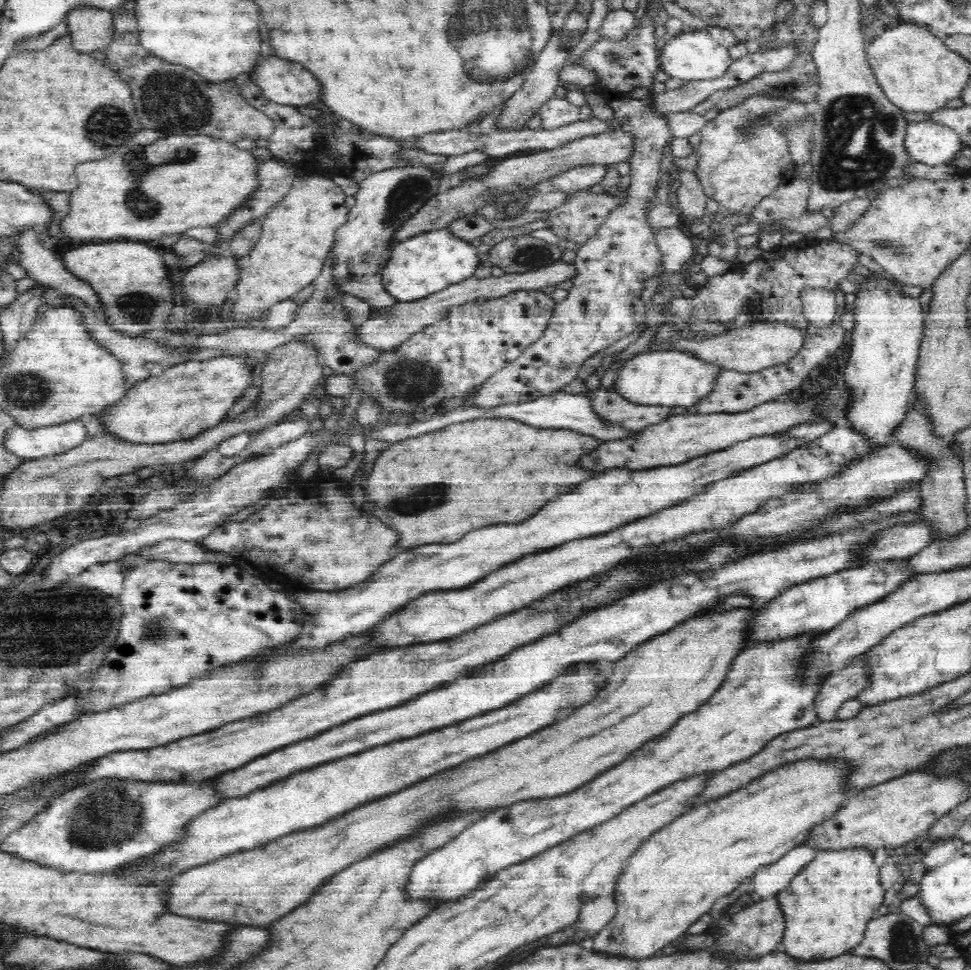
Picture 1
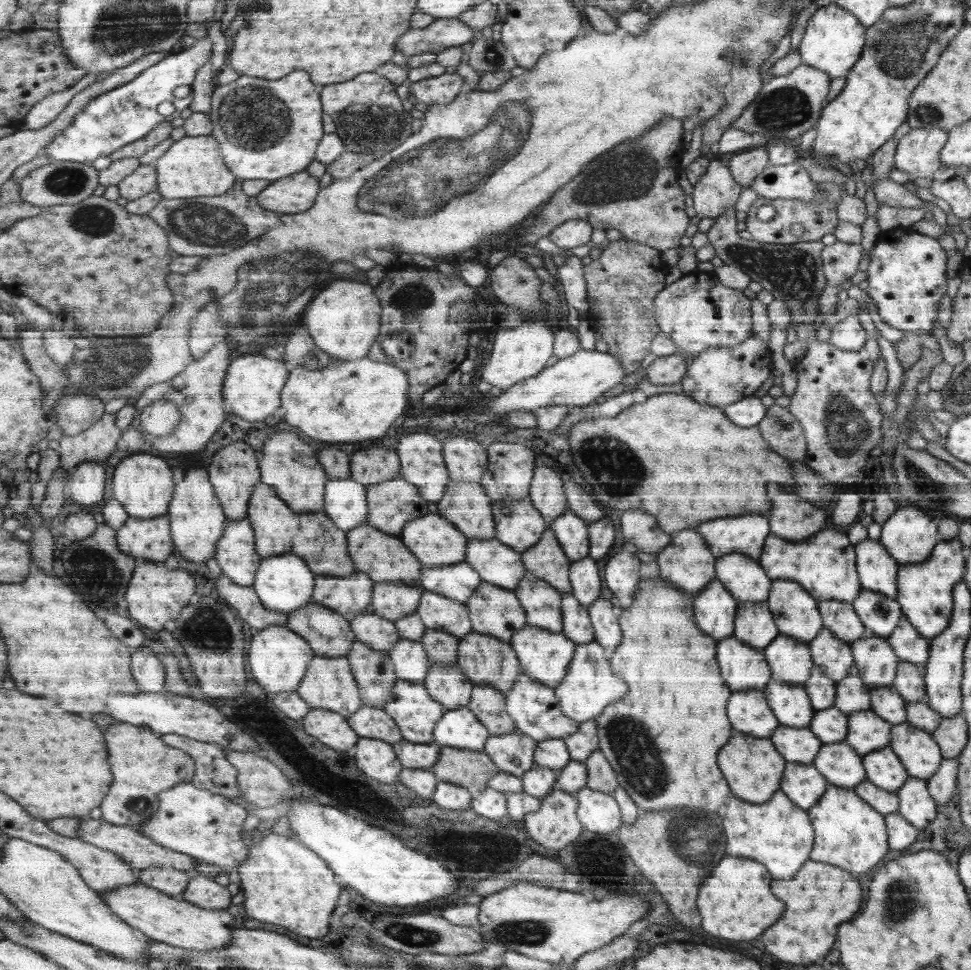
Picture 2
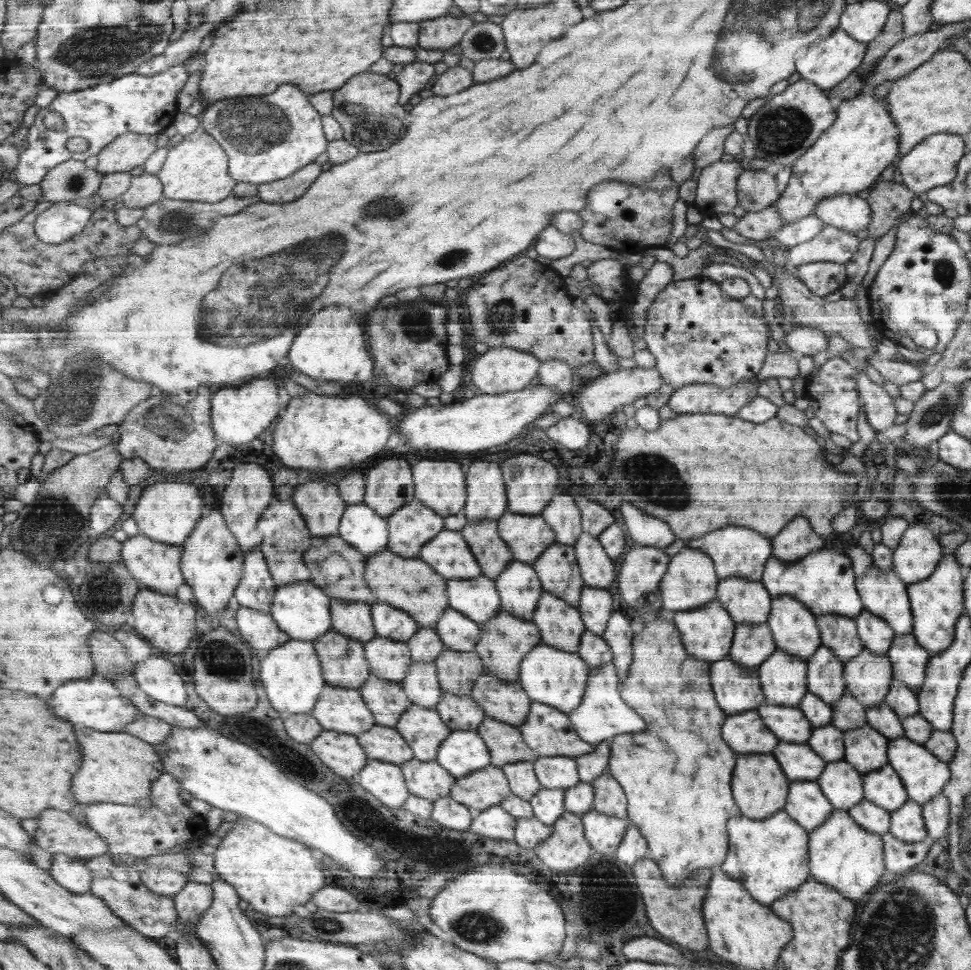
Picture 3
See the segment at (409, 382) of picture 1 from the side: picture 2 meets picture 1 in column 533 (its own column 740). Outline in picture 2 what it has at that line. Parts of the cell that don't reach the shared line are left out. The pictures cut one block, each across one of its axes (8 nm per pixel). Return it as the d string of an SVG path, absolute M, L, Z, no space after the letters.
M694 270L658 295L655 315L659 330L676 344L678 354L698 357L708 349L734 349L744 343L752 332L750 306L742 290L723 286L714 271Z

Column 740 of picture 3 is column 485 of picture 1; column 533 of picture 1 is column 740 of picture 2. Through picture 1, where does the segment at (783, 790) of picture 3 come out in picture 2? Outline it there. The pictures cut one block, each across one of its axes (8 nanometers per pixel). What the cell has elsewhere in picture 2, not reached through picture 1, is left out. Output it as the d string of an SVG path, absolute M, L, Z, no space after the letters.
M738 734L728 742L728 750L720 754L720 768L724 770L724 778L732 782L734 796L756 804L764 804L780 791L782 772L786 761L766 738L752 738L748 734Z

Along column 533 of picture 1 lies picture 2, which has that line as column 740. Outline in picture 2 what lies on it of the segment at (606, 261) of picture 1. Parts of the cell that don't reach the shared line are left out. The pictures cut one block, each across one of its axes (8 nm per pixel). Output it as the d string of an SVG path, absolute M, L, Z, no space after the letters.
M753 335L734 349L708 349L698 354L680 381L682 393L696 399L699 404L724 410L742 398L752 396L762 382L768 380L770 366L772 358L768 345Z

